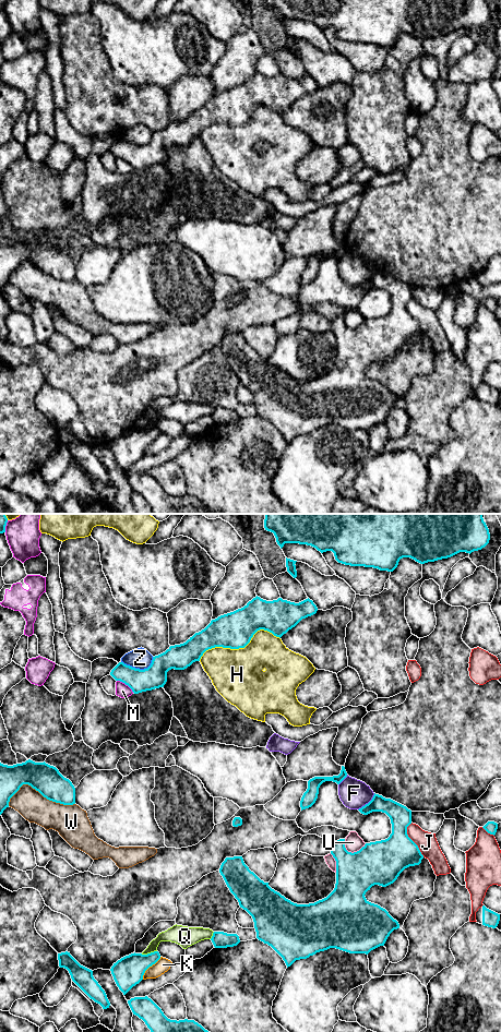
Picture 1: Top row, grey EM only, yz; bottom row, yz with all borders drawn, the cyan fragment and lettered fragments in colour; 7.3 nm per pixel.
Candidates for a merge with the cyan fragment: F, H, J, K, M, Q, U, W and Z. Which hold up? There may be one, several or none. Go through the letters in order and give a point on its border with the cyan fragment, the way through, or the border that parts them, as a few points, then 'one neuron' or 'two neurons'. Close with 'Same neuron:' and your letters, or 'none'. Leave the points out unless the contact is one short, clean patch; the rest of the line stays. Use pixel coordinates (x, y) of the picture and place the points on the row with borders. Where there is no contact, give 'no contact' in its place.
F: contact yz (368, 803); two neurons
H: contact yz (239, 647); two neurons
J: contact yz (412, 840); two neurons
K: contact yz (148, 967); two neurons
M: contact yz (126, 684); two neurons
Q: contact yz (148, 954); two neurons
U: contact yz (350, 852); two neurons
W: contact yz (40, 793); two neurons
Z: contact yz (139, 669); two neurons
Same neuron: none

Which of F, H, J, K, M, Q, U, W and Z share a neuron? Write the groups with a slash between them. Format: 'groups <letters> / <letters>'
groups F U / H / J K Q Z / M / W

